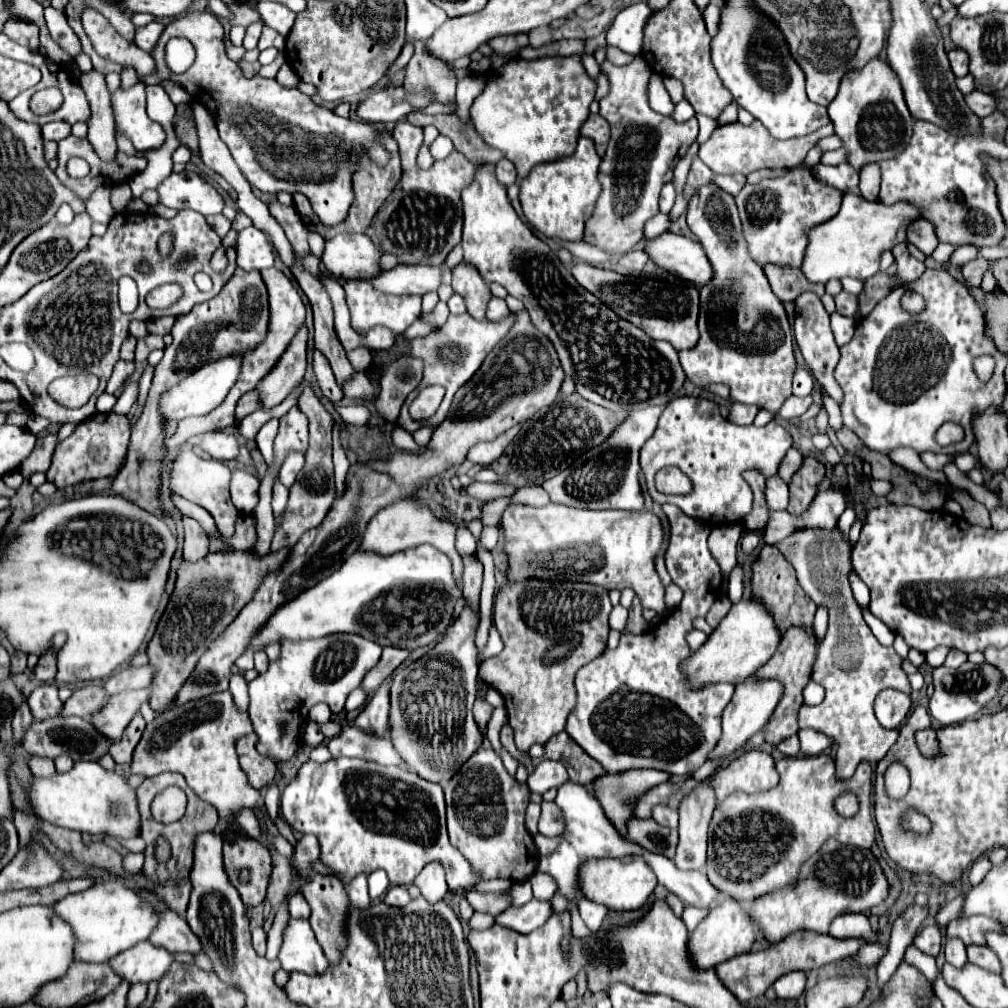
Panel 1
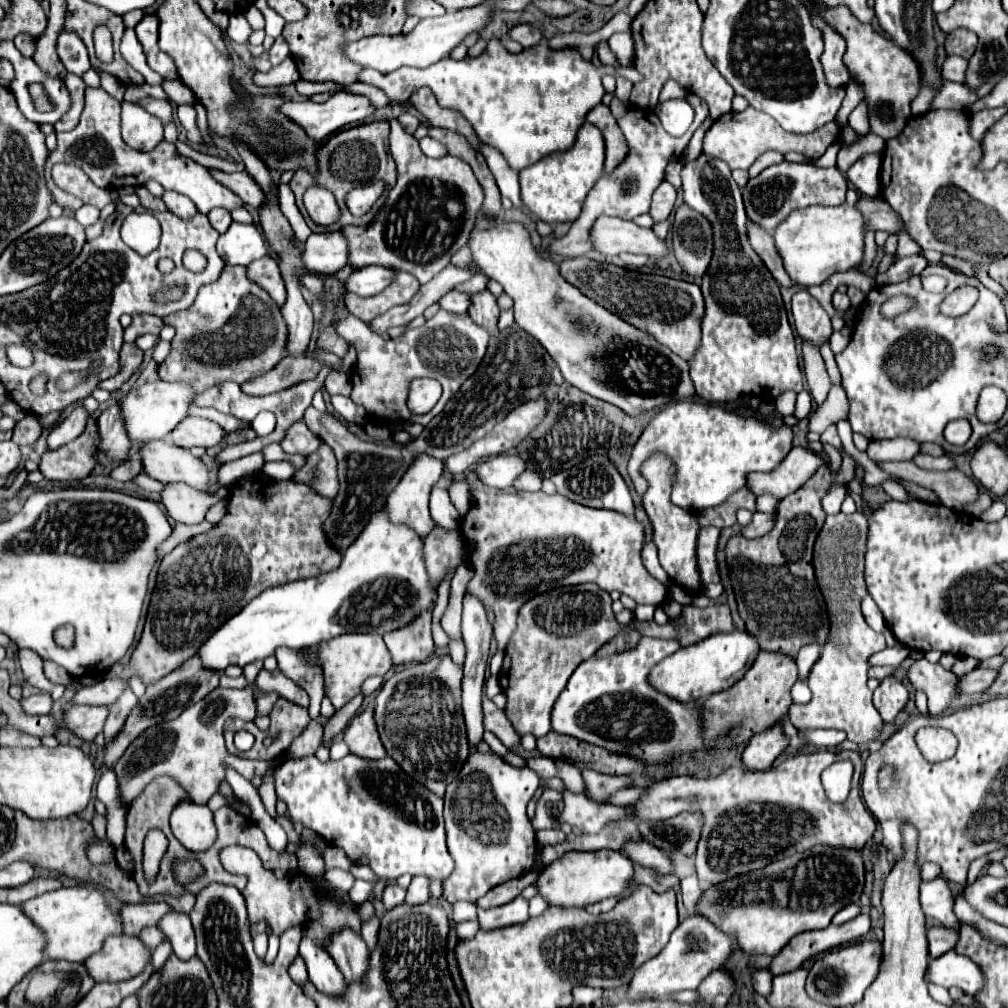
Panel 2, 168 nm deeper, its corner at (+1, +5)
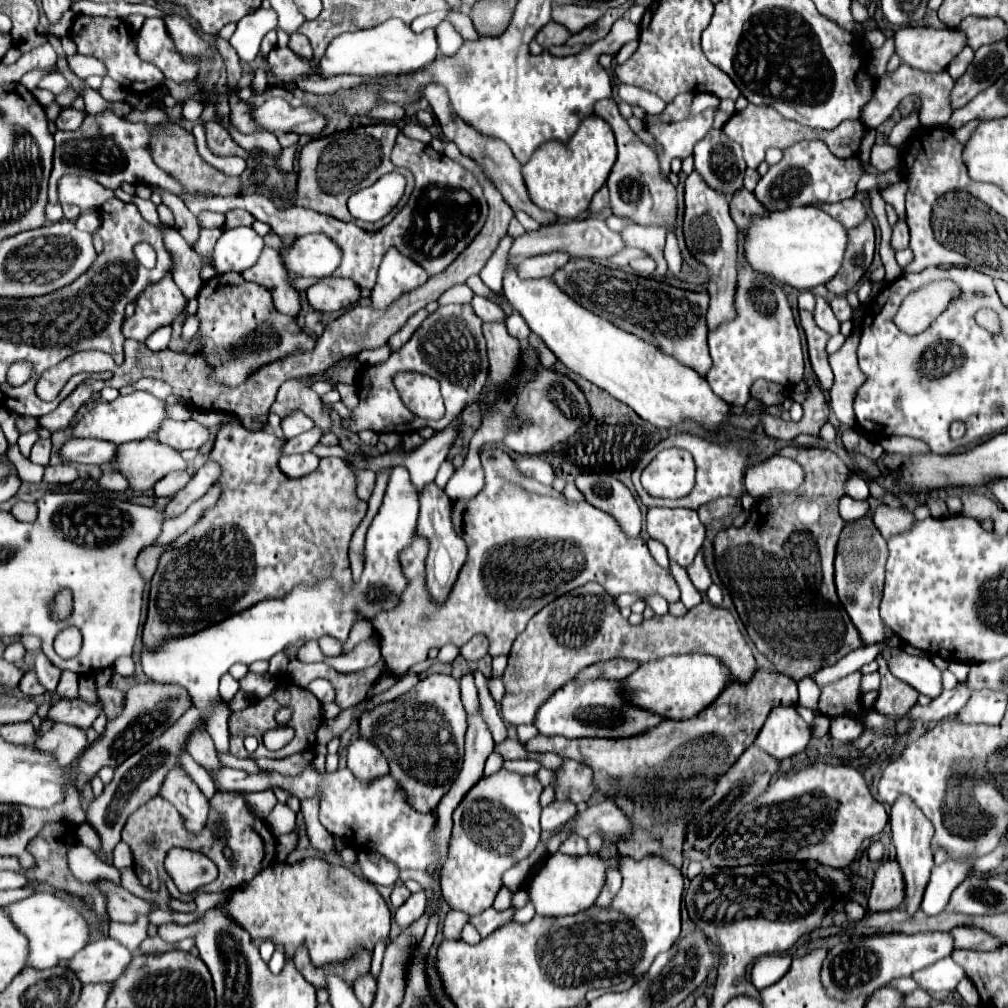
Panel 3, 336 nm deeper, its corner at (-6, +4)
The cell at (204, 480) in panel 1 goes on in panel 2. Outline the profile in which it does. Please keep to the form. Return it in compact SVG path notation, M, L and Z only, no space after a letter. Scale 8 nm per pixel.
M148 441L138 449L142 469L160 483L182 481L198 491L212 491L206 465L190 451L166 441Z

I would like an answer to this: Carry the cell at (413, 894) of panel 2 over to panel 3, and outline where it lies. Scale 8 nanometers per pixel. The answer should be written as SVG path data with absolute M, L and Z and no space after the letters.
M419 890L419 892L411 894L409 900L407 900L401 908L397 908L395 920L397 920L397 924L399 924L401 928L407 928L407 926L411 926L419 916L423 916L425 908L427 908L427 892L425 892L425 890Z

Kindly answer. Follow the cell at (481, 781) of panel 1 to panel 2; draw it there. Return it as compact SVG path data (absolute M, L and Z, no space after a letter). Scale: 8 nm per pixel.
M474 753L468 757L462 771L458 773L458 779L450 783L450 787L446 789L446 797L444 797L446 843L454 859L454 871L450 873L450 877L442 881L442 889L444 889L442 897L448 903L456 903L456 901L476 903L492 887L508 879L520 877L534 867L538 847L536 847L536 833L526 815L526 805L534 797L538 785L540 785L540 777L530 767L520 767L520 769L512 767L498 755Z

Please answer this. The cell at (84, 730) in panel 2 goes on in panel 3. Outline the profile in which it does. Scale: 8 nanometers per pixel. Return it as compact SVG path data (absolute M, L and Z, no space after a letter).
M55 724L35 742L37 750L55 752L61 766L71 766L87 748L87 730L71 724Z

